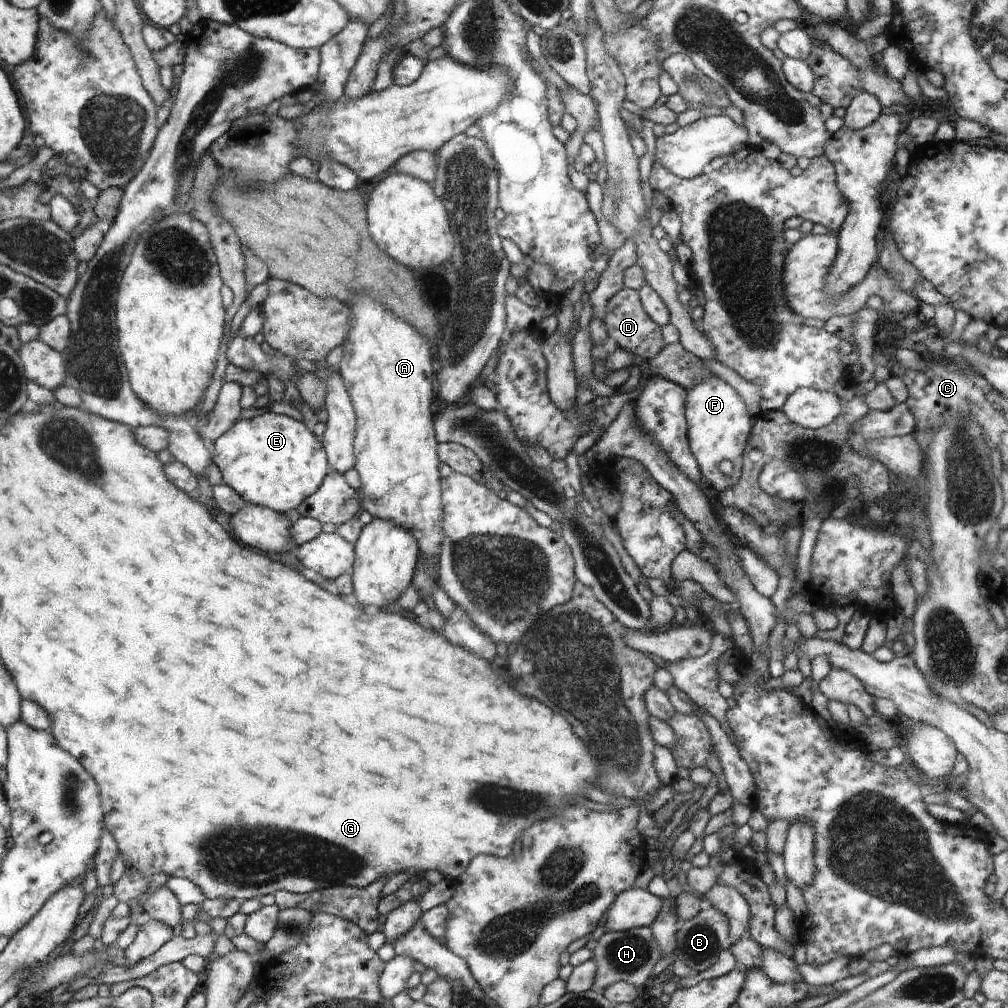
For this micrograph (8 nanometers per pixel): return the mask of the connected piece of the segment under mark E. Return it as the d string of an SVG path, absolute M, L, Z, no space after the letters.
M271 411L250 420L240 420L213 444L212 463L219 468L223 483L230 486L245 503L264 506L281 514L290 512L292 508L298 509L314 492L319 491L330 470L324 446L320 446L304 423Z

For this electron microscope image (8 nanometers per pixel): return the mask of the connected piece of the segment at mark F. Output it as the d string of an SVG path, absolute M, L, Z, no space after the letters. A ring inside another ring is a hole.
M711 375L687 391L685 418L690 450L701 474L718 492L733 488L740 480L744 448L750 438L754 420L748 413L744 400L730 384ZM724 460L732 464L730 474L724 475L720 471L719 464Z

